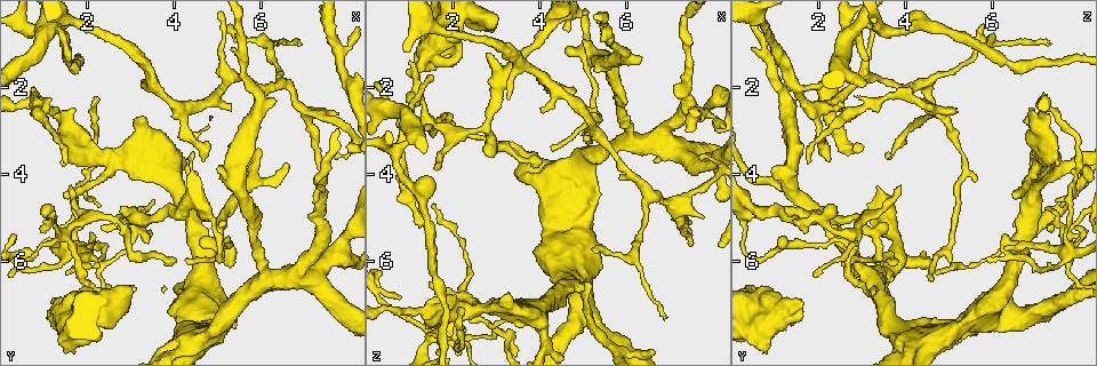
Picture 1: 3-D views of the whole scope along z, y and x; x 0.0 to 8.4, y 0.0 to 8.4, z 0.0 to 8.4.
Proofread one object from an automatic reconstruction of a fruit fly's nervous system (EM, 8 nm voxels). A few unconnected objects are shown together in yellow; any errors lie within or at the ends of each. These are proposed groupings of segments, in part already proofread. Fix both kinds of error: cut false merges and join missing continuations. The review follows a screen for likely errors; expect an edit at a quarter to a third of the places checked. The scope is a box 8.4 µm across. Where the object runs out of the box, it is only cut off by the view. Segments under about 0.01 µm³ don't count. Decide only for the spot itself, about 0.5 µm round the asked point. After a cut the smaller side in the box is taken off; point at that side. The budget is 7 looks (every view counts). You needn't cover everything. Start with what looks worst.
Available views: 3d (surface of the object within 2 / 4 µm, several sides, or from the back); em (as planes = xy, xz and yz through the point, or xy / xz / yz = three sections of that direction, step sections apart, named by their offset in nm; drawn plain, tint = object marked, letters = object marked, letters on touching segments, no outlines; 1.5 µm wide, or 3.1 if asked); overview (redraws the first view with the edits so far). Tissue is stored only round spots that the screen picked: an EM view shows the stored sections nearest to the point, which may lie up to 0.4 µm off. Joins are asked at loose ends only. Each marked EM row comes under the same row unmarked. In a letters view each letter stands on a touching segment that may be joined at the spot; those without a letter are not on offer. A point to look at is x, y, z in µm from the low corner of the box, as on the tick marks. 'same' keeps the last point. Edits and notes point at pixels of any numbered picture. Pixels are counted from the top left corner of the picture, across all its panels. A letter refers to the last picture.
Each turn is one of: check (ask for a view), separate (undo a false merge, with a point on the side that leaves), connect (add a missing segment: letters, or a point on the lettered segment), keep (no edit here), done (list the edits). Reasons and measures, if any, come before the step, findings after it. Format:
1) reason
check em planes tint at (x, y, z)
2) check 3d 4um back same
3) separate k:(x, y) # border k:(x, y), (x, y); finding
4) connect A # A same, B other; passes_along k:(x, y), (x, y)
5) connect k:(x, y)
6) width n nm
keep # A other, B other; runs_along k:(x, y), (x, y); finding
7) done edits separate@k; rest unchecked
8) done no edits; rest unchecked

check 3d 2um at (1.25, 2.55, 5.20)

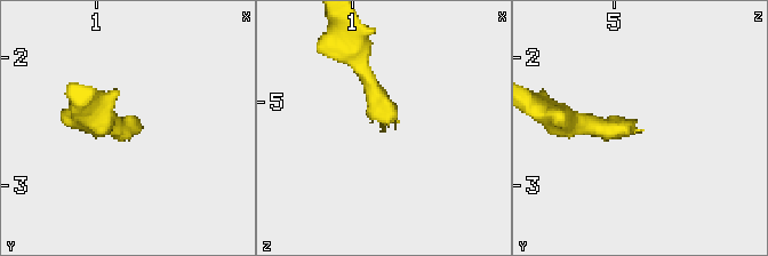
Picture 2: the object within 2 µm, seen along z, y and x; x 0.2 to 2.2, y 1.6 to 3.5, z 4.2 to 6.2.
need the tissue
check em planes tint at (1.26, 2.58, 5.20)

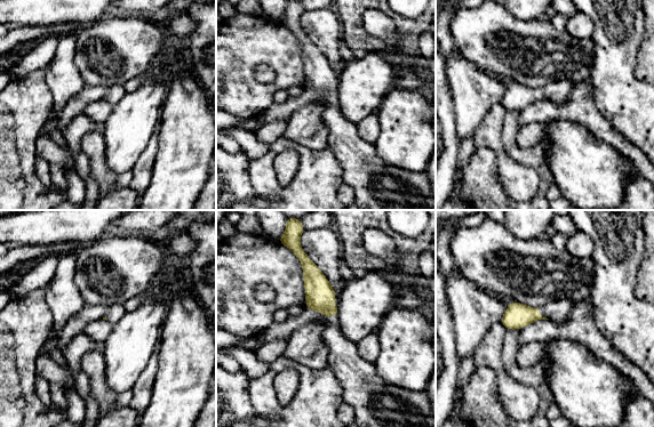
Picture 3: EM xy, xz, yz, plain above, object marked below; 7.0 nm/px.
see the neighbours
check em planes letters same

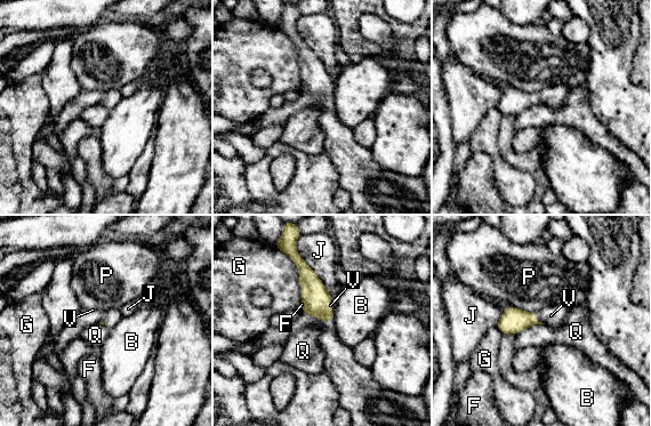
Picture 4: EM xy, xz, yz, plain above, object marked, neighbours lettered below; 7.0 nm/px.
connect V # B other, F other, G other, J other, P other, Q other, V same; it goes on there

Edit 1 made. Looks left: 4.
check overview

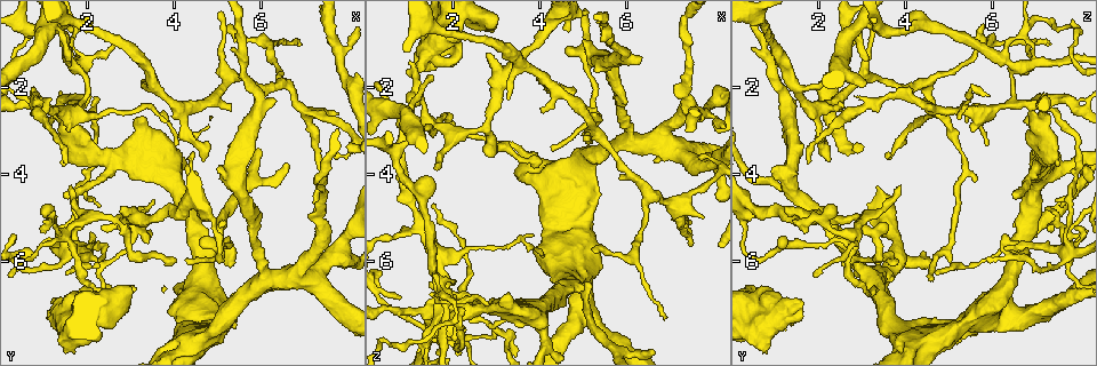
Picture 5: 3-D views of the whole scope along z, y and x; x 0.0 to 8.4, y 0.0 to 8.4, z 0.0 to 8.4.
tapers out
check em planes tint at (1.55, 3.75, 1.75)

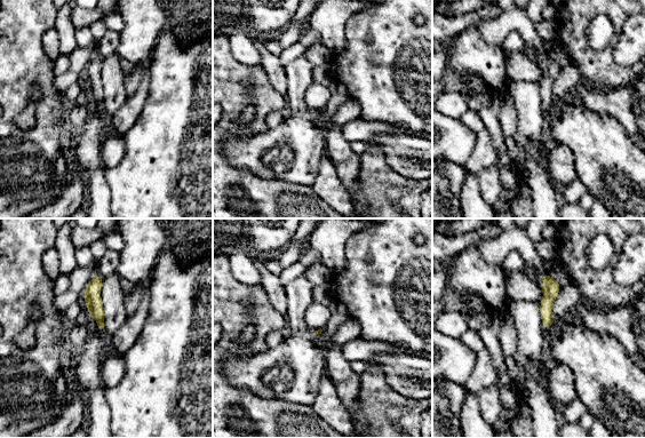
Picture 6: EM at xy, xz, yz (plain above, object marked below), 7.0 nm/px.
check em planes letters same

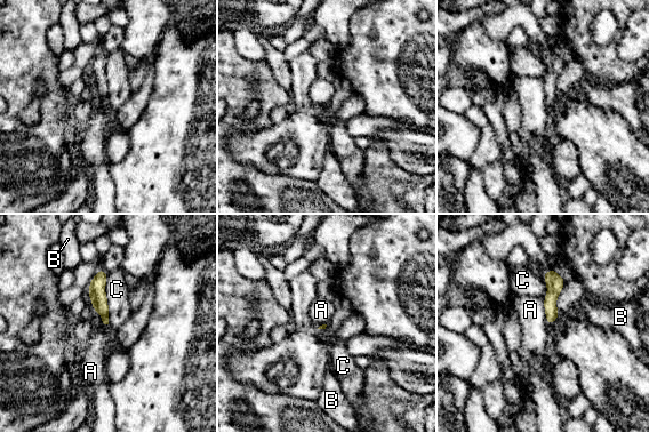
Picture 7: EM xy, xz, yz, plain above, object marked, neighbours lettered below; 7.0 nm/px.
keep # A other, B other, C other; runs_along 7:(553, 272), (551, 318), (549, 321); no lettered segment goes on from it

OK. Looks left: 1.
an open end
check em planes letters at (4.05, 3.35, 5.85)

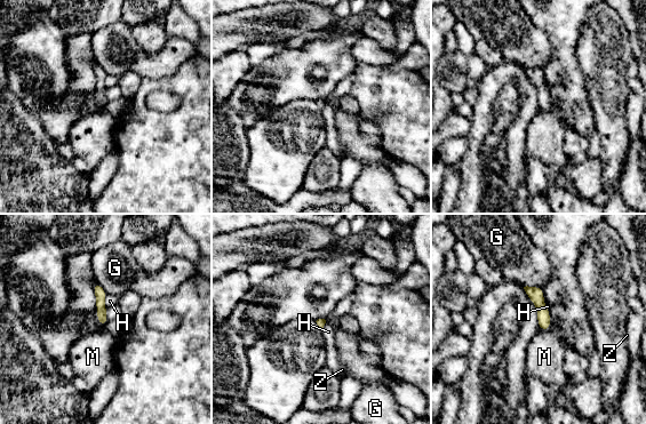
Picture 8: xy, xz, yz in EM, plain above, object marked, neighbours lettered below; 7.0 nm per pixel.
longest_contact G 140 nm
keep # G other, H other, M other, Z other; runs_along 8:(528, 289), (539, 301), (545, 327); no lettered segment goes on from it

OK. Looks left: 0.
done edits connect@4; rest unchecked

